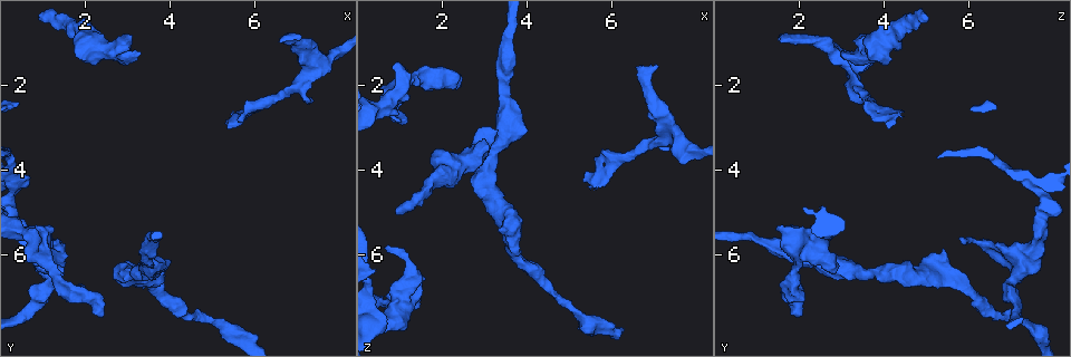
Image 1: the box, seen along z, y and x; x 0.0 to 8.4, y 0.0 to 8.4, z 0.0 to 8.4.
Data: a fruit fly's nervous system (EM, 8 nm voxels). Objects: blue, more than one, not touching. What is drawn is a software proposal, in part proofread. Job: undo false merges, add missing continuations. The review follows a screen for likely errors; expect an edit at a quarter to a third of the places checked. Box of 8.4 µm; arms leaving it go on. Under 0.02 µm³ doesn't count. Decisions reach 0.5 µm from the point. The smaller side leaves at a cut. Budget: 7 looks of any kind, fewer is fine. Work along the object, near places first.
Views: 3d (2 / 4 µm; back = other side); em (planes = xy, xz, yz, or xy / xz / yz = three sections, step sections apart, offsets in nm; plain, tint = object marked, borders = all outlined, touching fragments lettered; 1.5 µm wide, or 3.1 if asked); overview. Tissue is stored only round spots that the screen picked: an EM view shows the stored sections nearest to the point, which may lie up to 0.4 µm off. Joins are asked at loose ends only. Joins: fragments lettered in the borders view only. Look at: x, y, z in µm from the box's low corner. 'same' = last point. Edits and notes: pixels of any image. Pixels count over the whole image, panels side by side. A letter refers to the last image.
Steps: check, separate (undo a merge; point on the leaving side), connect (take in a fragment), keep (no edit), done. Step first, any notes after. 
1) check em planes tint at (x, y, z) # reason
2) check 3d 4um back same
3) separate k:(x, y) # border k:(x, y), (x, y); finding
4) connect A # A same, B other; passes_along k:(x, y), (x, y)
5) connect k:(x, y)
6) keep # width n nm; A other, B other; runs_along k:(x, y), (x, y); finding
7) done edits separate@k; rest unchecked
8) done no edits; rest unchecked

check em planes borders at (3.35, 5.90, 5.40) # branch stops here

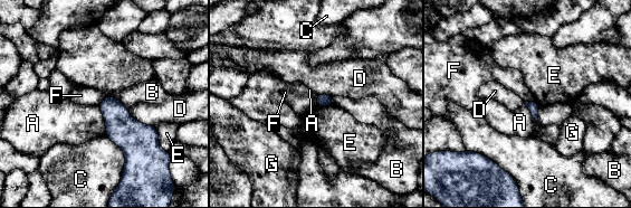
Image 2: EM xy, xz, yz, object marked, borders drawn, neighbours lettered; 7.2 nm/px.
keep # A other, B other, C other, D other, E other, F other, G other; border 2:(317, 94), (315, 105); no lettered fragment goes on from it

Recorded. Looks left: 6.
check em xy step 8 tint at (1.35, 5.85, 6.60) # calibre changes

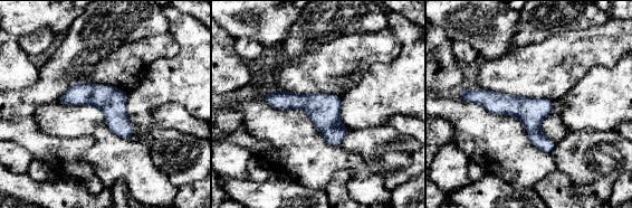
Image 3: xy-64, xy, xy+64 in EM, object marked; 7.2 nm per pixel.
check em planes tint same # cut it another way

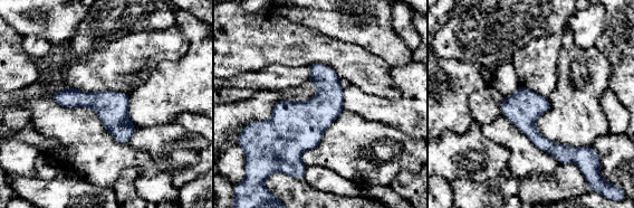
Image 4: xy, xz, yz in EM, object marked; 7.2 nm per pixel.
check em planes borders same # see the neighbours

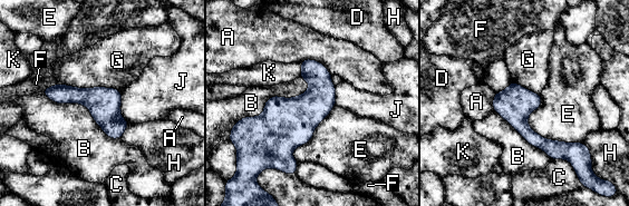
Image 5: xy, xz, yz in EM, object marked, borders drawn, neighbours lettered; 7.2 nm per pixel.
keep # width 240 nm; A other, B other, C other, D other, E other, F other, G other, H other, J other, K other; border 5:(309, 82), (235, 124); continuous, no second cell

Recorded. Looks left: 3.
check em planes plain at (3.25, 1.20, 3.05)

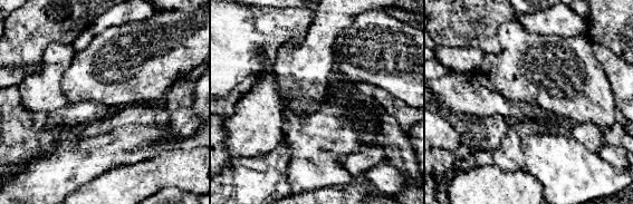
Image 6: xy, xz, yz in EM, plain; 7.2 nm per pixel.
check em planes borders same

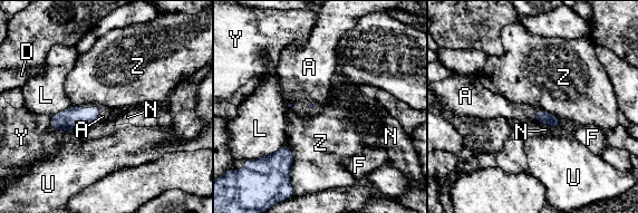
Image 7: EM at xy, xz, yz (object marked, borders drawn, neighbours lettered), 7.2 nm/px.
connect A # A same, D other, F other, L other, N other, U other, Y other, Z other; it goes on there

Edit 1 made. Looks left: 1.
done edits connect@7; rest unchecked

